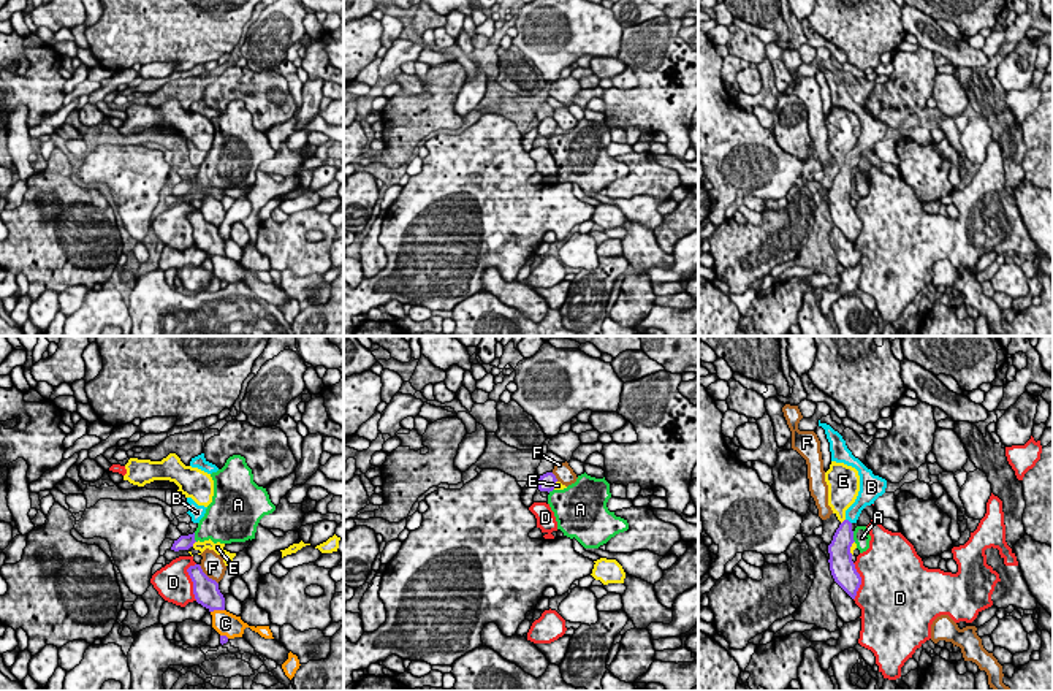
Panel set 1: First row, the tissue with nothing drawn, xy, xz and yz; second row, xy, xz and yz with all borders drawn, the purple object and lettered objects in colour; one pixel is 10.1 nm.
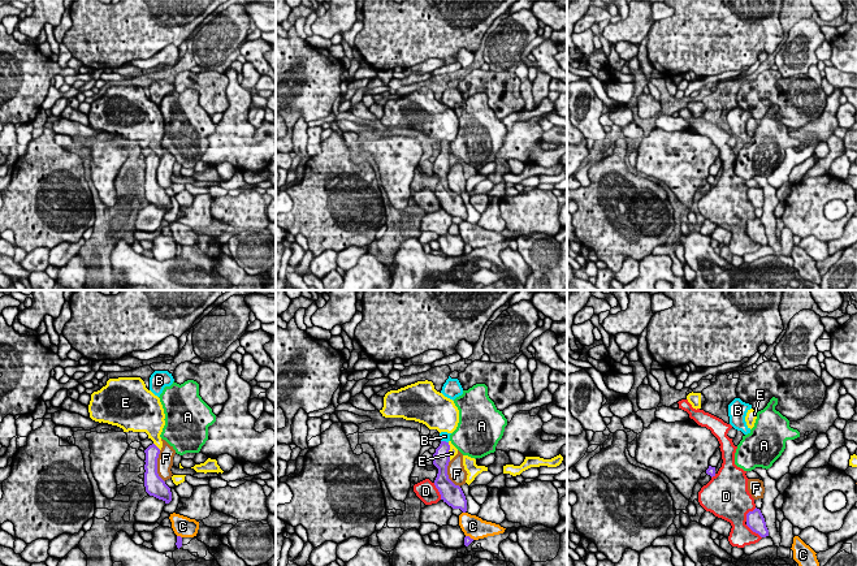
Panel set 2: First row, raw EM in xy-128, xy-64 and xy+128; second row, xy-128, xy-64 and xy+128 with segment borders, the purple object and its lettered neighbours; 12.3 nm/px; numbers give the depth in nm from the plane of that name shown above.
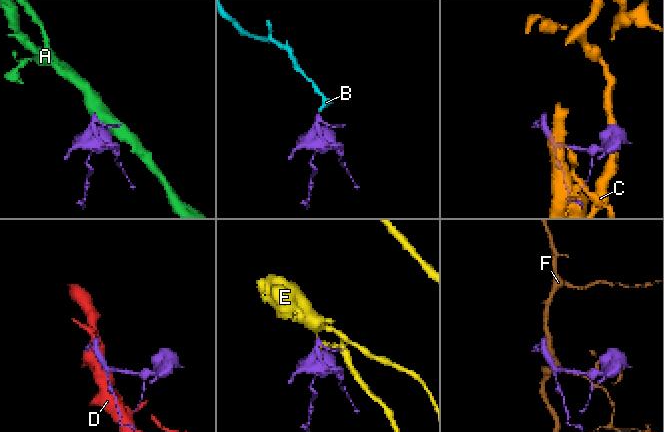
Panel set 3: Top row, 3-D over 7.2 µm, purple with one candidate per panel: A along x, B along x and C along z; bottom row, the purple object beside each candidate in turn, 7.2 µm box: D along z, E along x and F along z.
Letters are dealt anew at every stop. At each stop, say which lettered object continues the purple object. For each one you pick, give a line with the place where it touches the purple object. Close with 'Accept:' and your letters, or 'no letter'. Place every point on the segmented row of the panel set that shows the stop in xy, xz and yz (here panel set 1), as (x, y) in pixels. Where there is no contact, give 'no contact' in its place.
B: yz (849, 522)
Accept: B

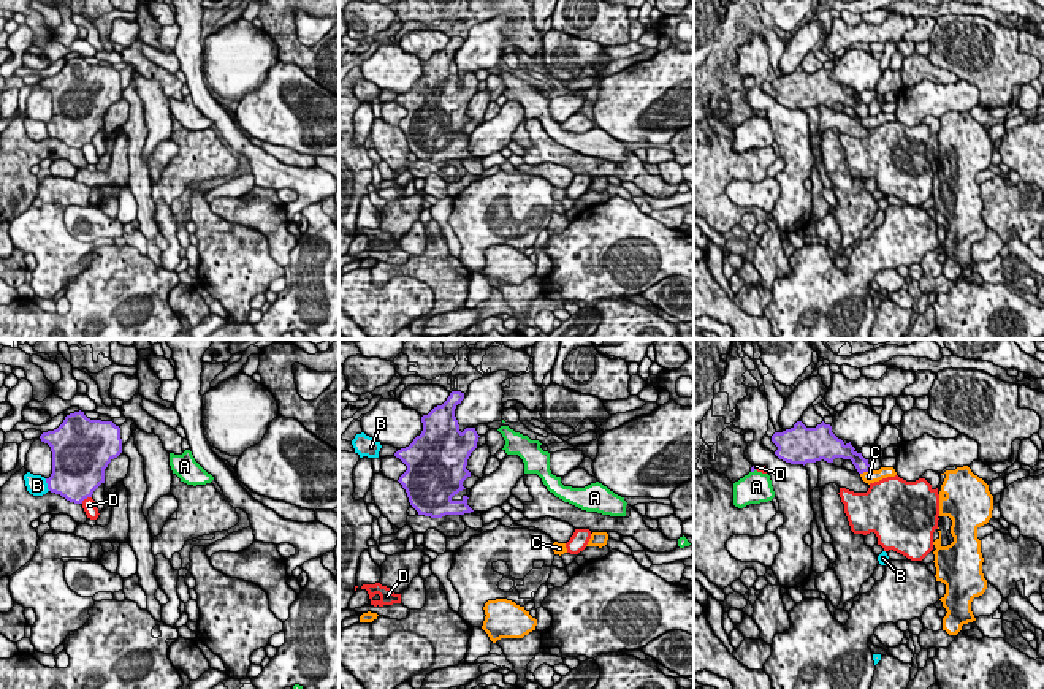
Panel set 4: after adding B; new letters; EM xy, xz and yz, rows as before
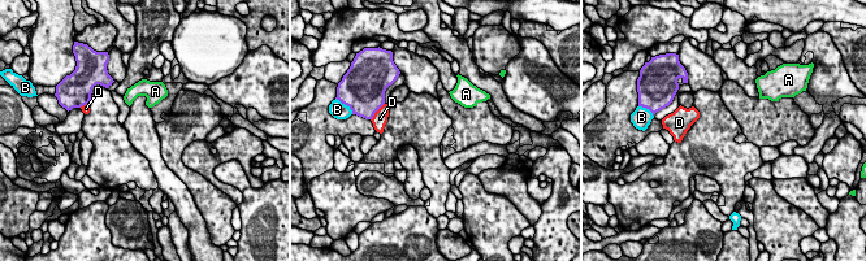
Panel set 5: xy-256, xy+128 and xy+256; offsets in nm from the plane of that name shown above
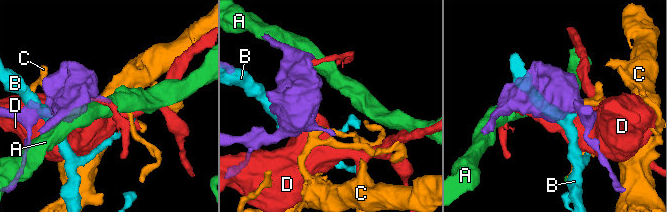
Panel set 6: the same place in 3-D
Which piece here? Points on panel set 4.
Accept: no letter

